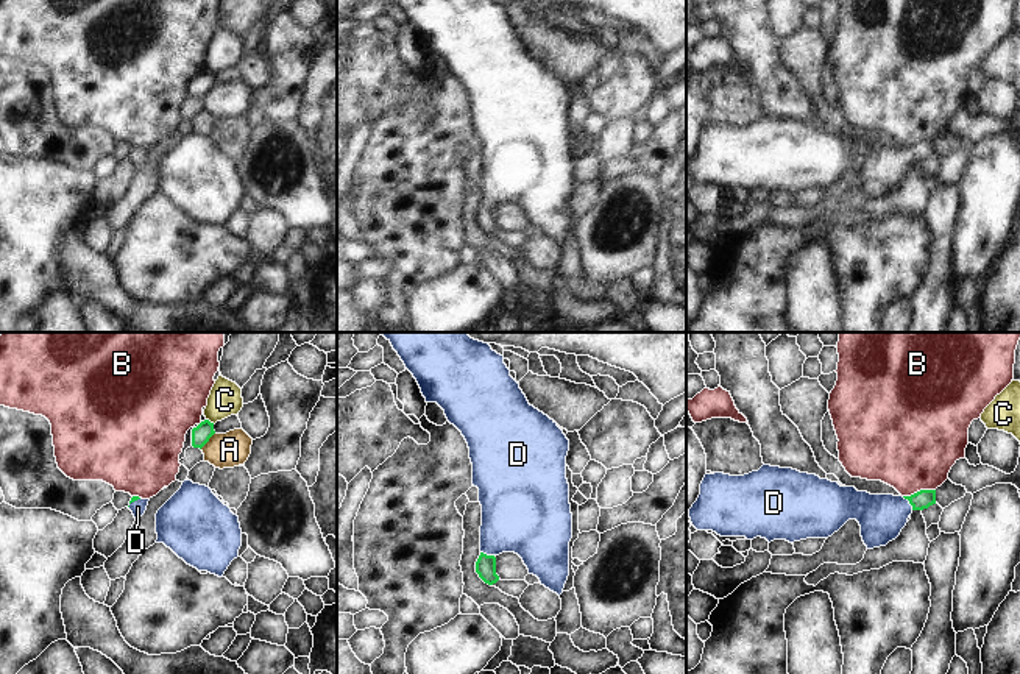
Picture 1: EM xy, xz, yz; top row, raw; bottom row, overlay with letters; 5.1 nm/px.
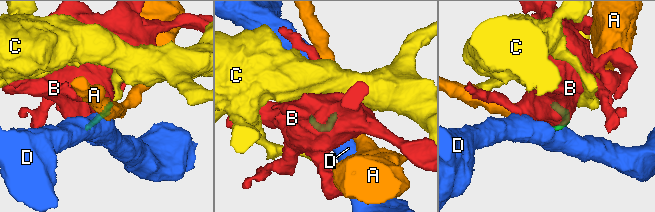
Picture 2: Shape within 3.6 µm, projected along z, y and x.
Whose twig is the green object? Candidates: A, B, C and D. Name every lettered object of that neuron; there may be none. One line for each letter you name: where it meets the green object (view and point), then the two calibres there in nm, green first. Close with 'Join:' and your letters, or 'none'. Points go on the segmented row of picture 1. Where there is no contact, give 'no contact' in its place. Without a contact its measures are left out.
D: yz (910, 503) | 100/240 nm
Join: D

